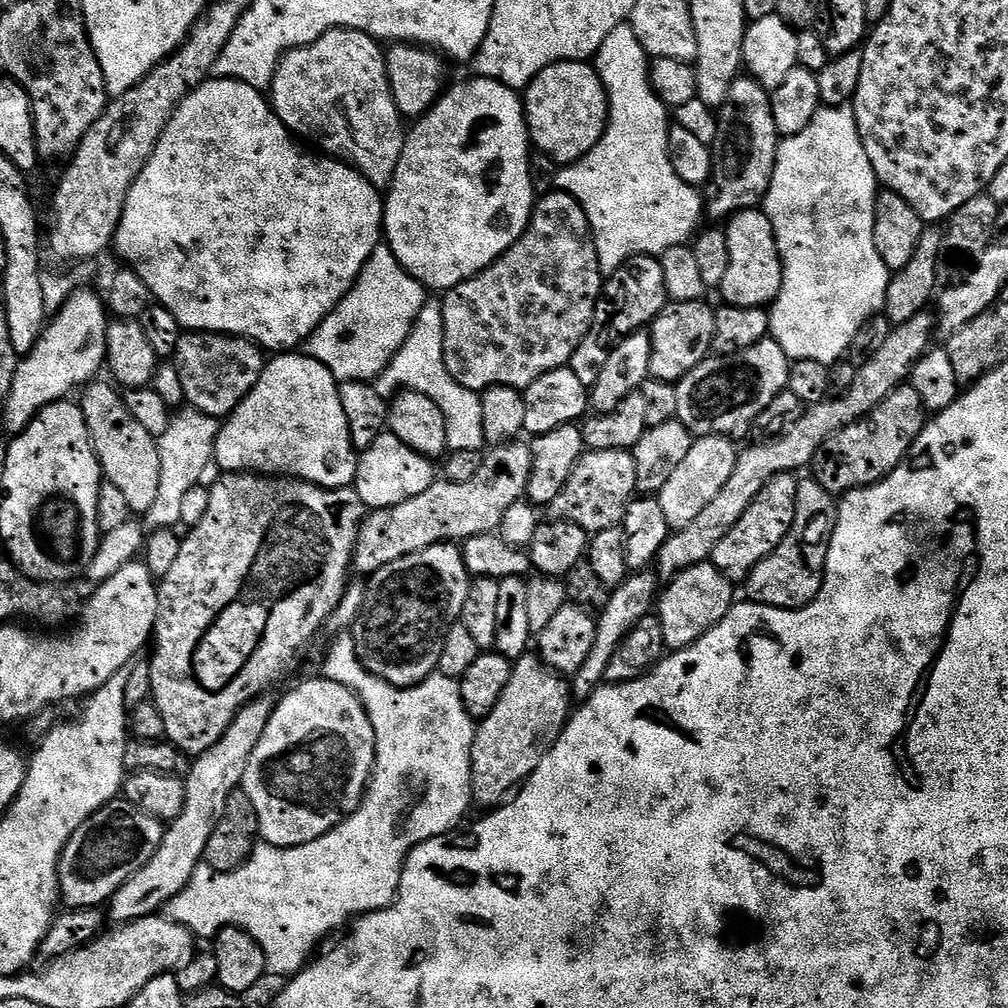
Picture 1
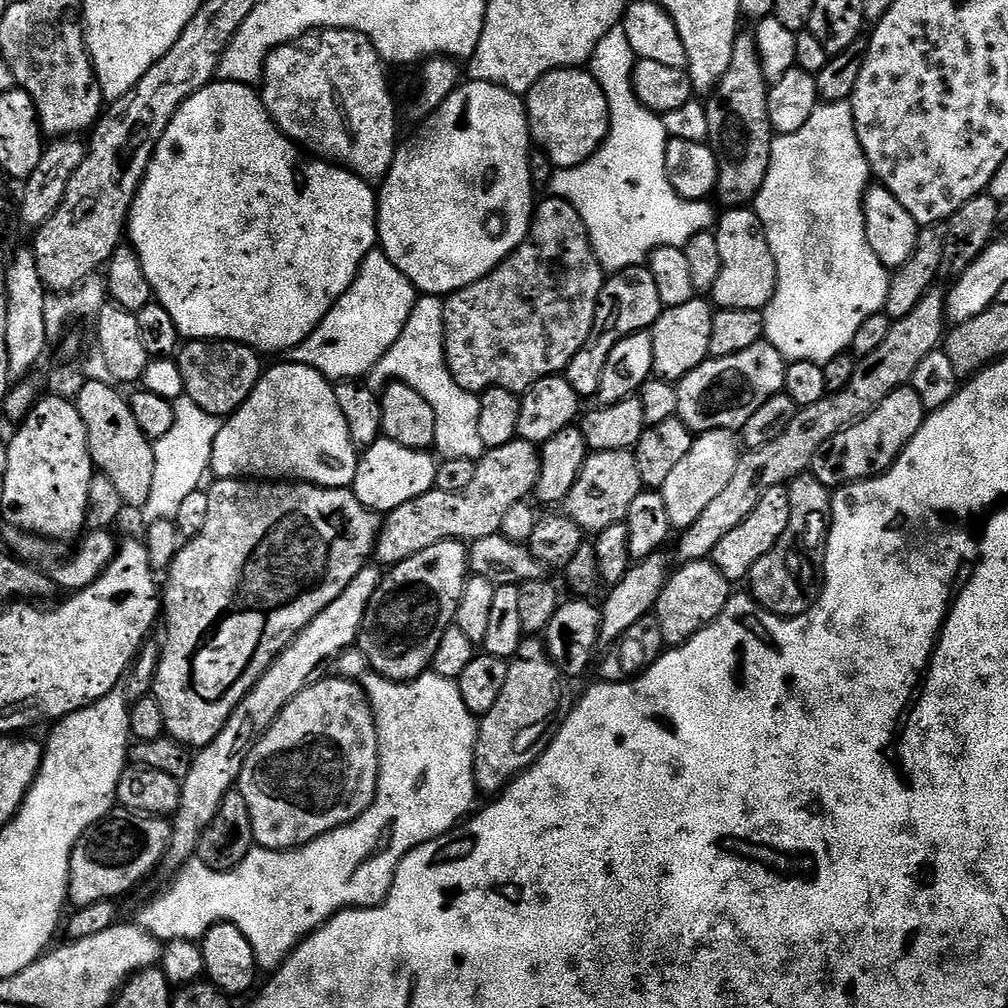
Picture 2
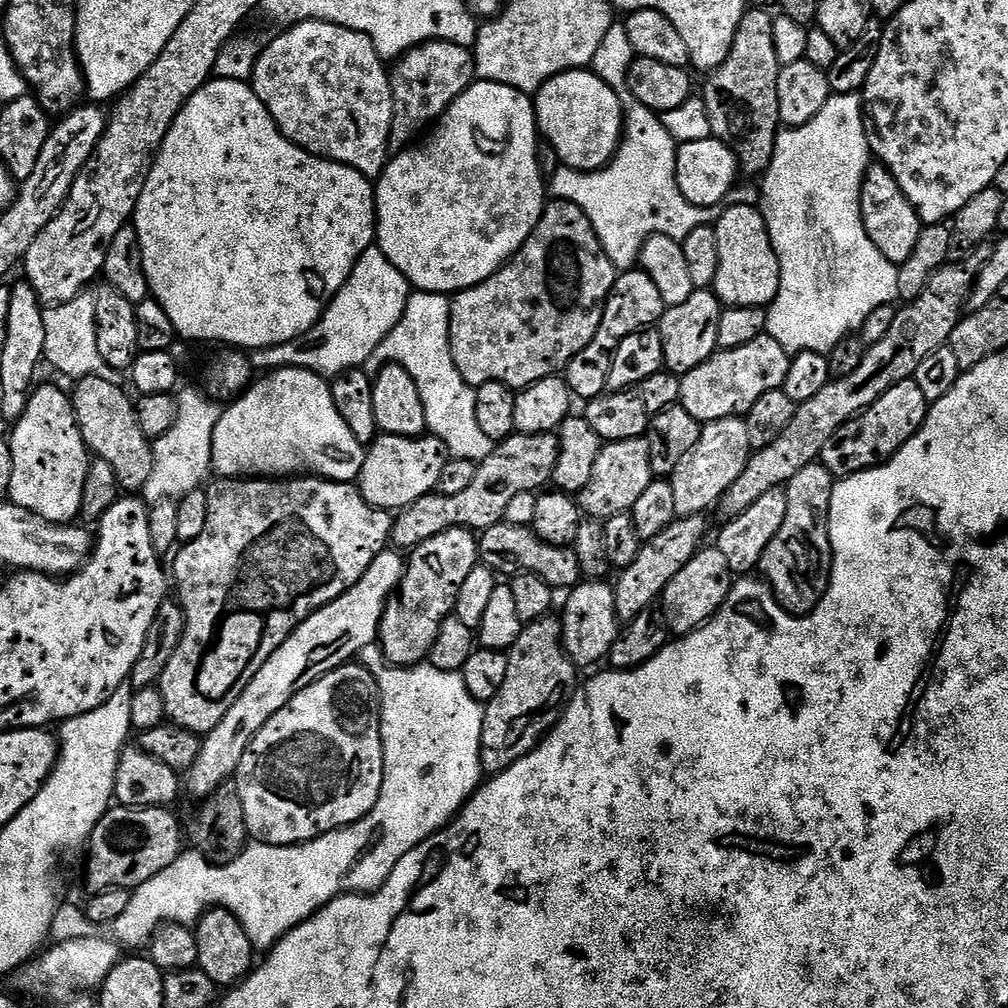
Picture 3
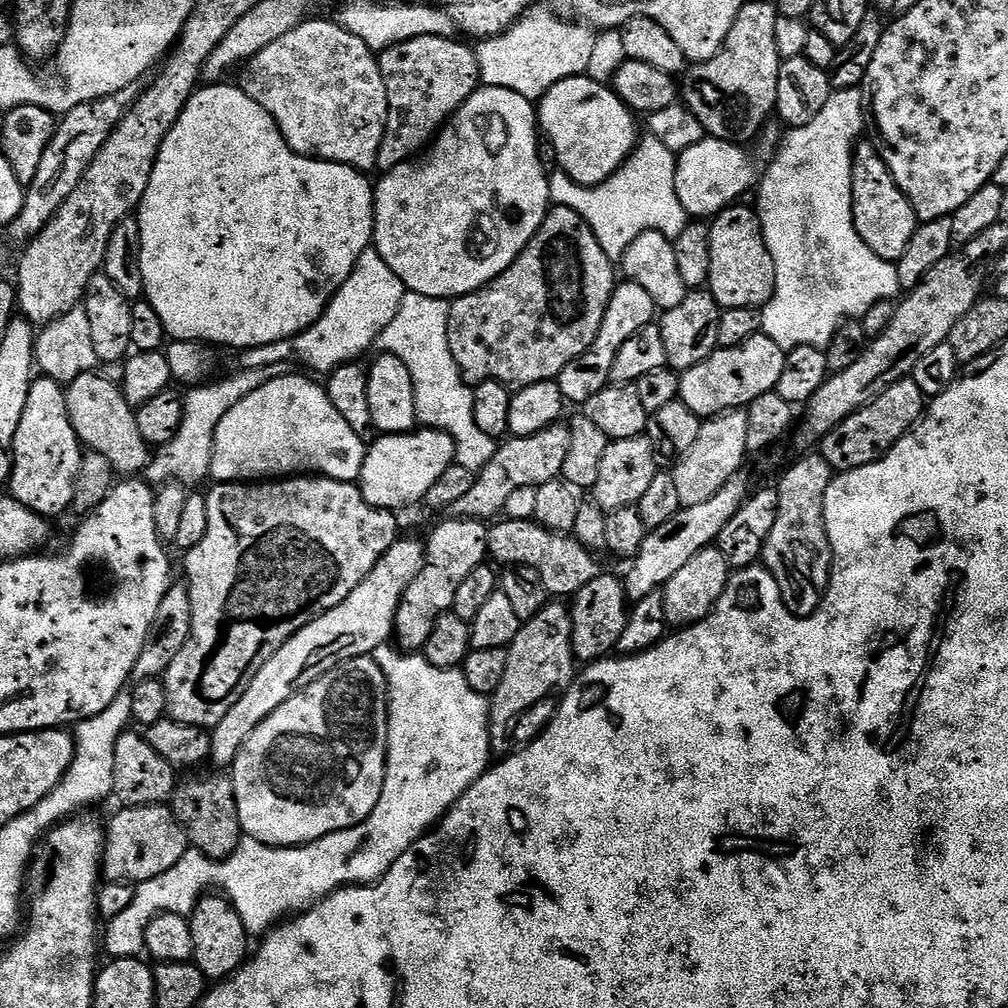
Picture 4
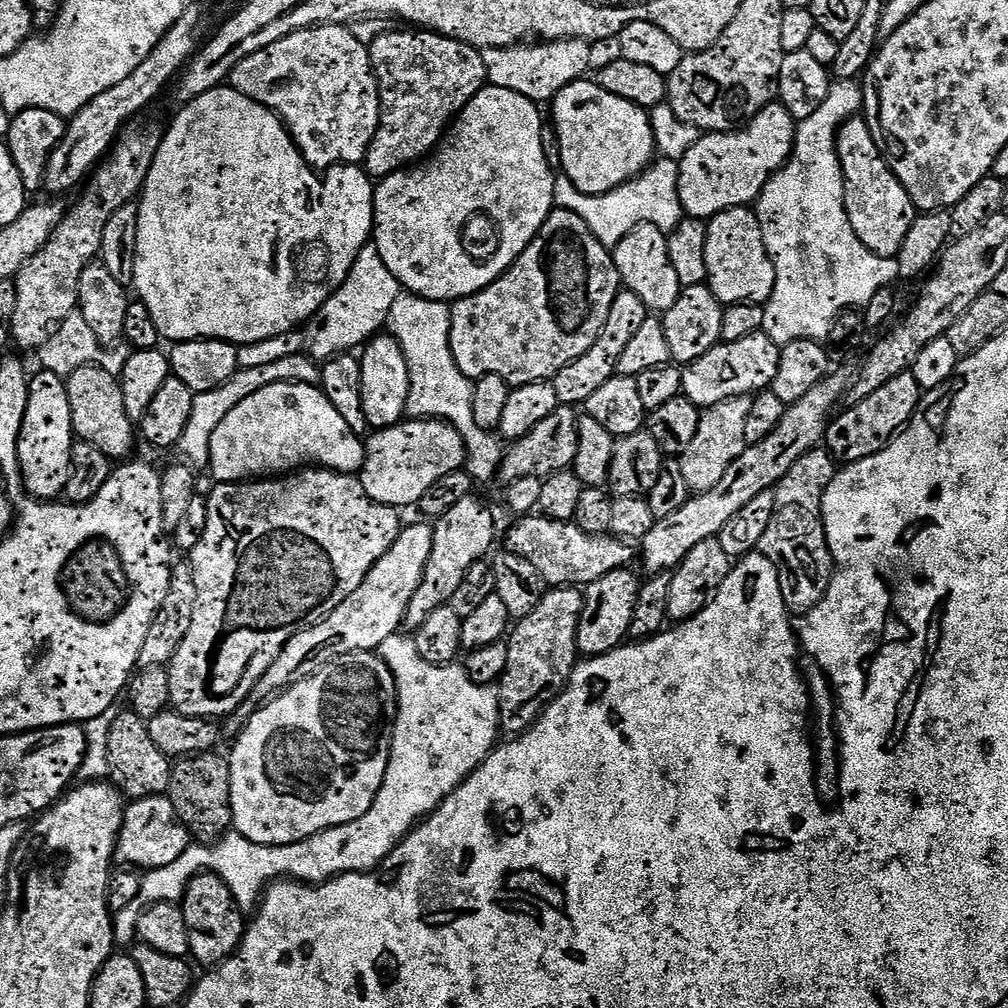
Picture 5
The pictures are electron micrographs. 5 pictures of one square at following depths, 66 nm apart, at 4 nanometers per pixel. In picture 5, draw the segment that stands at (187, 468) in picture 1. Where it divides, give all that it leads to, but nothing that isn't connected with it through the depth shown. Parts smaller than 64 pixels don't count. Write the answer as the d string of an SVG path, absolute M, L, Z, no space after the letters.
M287 356L278 358L278 362L270 362L270 366L239 367L233 376L226 382L222 382L222 386L218 386L214 390L197 392L194 398L194 410L190 410L190 422L186 422L186 431L182 434L178 445L178 452L185 456L181 457L192 466L207 465L210 458L210 438L214 434L214 430L218 430L218 422L222 422L222 418L226 418L226 414L230 414L230 410L234 410L234 406L238 406L238 402L250 398L250 394L258 394L258 390L262 390L262 386L274 386L278 382L309 383L310 376L306 369L300 368L300 362L302 362L300 356Z

